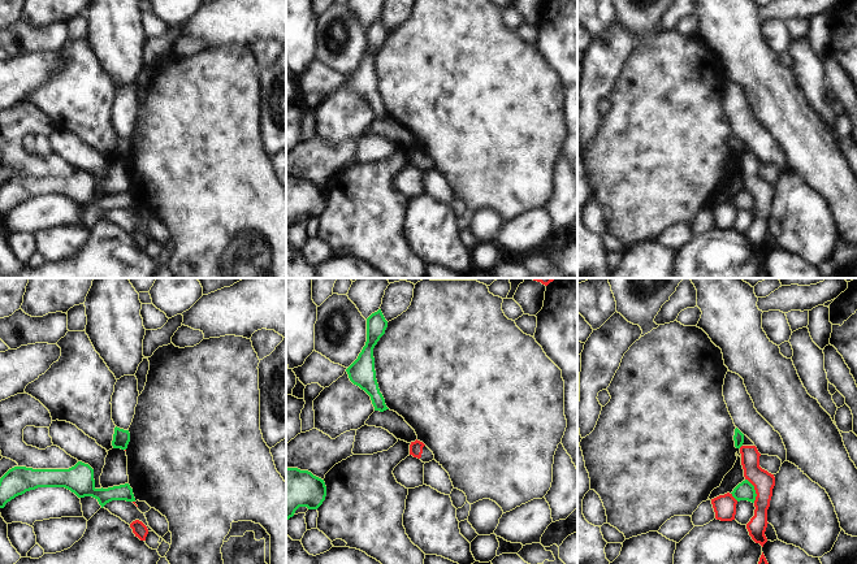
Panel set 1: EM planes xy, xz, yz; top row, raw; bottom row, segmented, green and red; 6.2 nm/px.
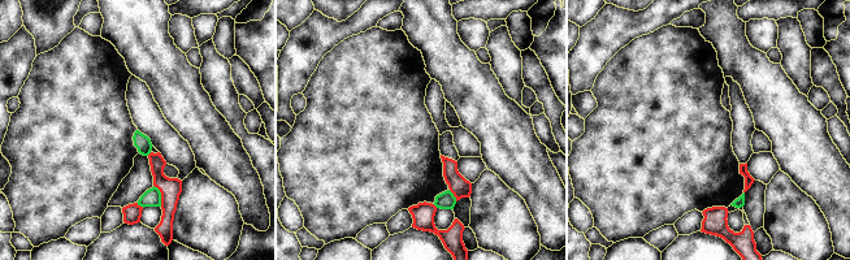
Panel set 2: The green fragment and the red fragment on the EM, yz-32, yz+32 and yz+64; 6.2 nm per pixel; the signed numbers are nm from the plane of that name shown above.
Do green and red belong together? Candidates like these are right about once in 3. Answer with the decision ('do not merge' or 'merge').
do not merge

